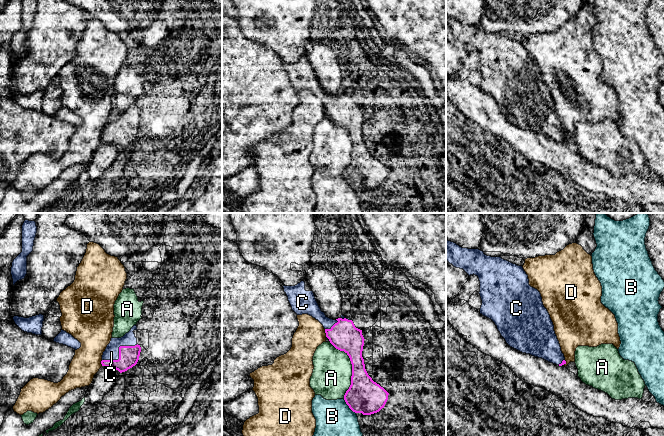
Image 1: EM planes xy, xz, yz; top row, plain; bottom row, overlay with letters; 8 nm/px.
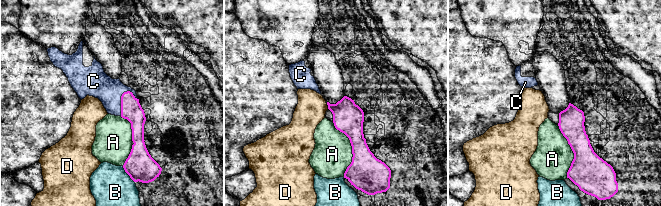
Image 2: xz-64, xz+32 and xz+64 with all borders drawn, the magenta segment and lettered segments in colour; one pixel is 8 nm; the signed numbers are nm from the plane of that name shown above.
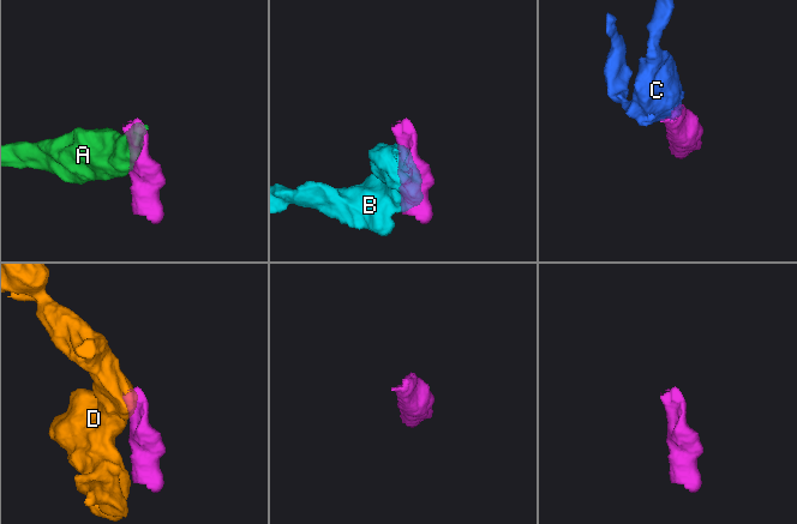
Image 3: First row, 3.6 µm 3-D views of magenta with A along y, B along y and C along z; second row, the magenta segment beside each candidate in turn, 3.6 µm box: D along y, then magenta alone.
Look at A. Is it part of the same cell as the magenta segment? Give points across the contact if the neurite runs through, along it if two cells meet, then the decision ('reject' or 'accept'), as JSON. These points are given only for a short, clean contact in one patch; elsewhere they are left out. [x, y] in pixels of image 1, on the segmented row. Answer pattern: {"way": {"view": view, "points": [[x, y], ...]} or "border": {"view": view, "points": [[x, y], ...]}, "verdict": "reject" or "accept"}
{"verdict": "reject"}

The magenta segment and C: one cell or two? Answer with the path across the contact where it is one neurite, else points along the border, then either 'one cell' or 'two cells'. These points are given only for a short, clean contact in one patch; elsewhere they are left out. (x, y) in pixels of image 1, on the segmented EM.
across xy (128, 355), (119, 352), (111, 352) | one cell

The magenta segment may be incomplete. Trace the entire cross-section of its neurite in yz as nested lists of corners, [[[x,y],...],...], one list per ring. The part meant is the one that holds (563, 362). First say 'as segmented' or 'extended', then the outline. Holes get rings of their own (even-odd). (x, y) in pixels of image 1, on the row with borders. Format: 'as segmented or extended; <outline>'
extended; [[[446,240],[446,255],[446,261],[454,267],[463,269],[469,276],[474,274],[479,278],[479,294],[482,300],[480,314],[495,323],[510,347],[559,366],[566,364],[541,294],[529,285],[528,275],[522,266],[501,257],[487,256],[479,249],[462,248],[448,240]]]

